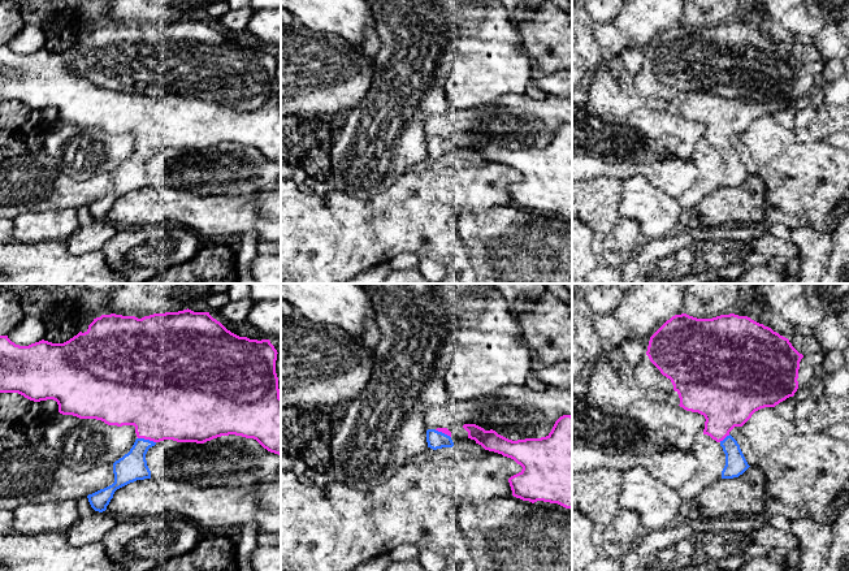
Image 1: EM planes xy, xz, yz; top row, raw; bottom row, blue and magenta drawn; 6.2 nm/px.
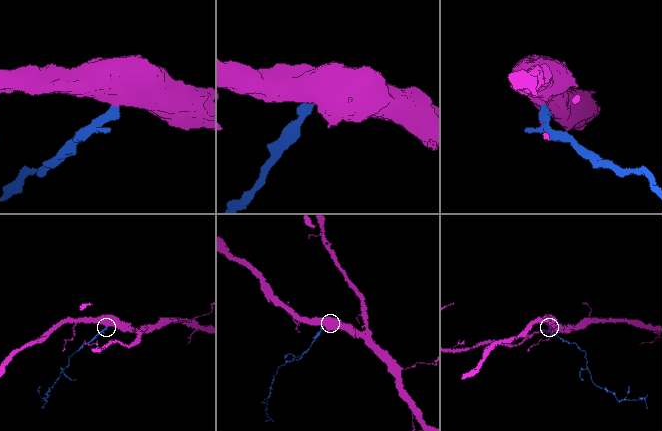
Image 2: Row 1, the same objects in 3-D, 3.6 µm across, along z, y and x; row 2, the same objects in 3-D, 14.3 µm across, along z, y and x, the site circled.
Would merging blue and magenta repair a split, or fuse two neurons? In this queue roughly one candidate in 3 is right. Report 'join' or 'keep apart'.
join

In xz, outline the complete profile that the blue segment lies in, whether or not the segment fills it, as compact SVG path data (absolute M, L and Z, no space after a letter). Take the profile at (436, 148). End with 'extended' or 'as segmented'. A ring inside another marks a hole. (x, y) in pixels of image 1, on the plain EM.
M447 137L428 138L426 151L428 156L433 159L454 155L451 140Z; extended

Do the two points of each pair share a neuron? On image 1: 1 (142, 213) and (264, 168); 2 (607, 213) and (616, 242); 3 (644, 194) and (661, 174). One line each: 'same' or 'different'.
1: different
2: different
3: different

